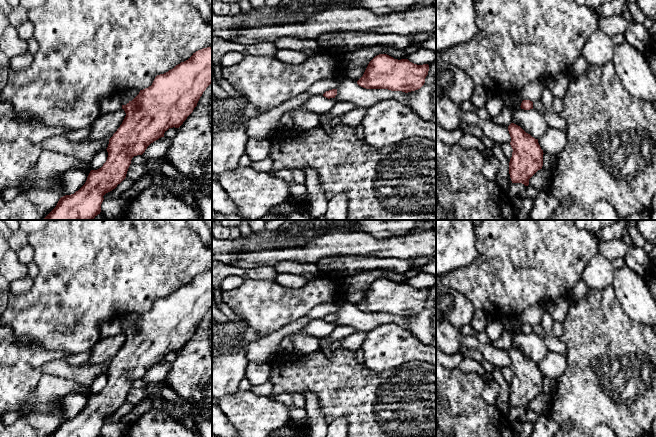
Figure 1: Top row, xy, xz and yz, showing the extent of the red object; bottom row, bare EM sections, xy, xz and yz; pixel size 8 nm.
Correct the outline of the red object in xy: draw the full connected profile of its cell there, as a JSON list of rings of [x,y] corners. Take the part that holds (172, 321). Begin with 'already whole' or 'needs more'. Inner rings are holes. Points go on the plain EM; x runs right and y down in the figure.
already whole | [[[212,271],[196,275],[188,284],[164,298],[157,299],[151,310],[140,314],[132,325],[122,329],[126,340],[109,363],[106,373],[108,381],[103,390],[91,394],[85,408],[74,418],[61,421],[50,437],[100,437],[103,420],[126,402],[132,382],[142,379],[151,367],[164,361],[169,352],[179,352],[193,336],[203,316],[211,307]]]

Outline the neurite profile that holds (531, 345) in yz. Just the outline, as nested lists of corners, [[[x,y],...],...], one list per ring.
[[[535,333],[514,334],[512,347],[520,350],[526,357],[530,358],[535,363],[539,363],[549,351],[540,336]]]

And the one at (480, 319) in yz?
[[[476,309],[470,323],[475,333],[485,331],[489,319],[490,317],[485,312]]]

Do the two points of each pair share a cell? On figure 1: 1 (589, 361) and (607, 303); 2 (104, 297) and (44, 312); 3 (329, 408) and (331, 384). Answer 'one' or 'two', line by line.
1: one
2: one
3: one

